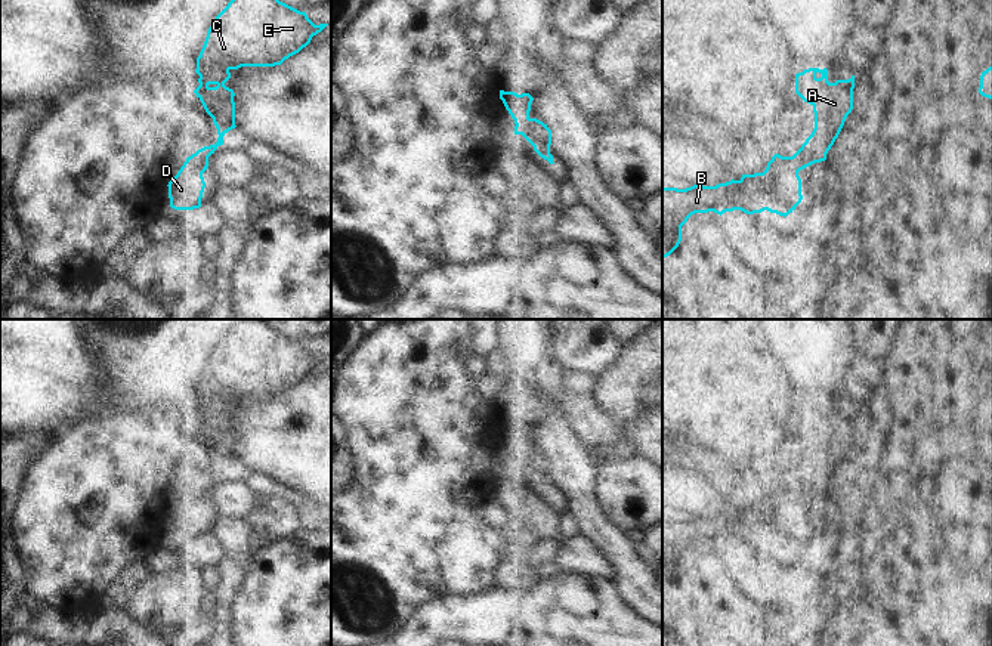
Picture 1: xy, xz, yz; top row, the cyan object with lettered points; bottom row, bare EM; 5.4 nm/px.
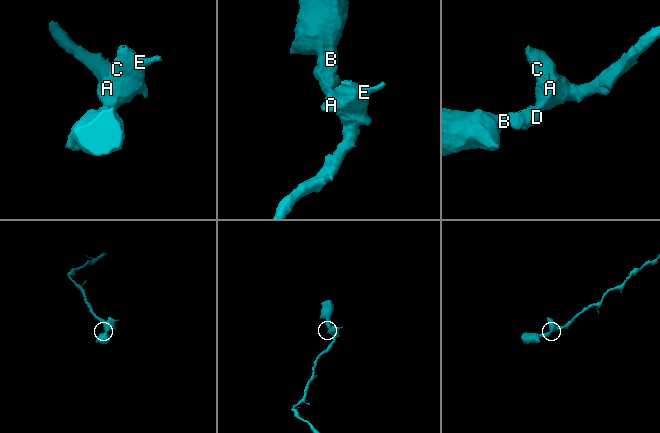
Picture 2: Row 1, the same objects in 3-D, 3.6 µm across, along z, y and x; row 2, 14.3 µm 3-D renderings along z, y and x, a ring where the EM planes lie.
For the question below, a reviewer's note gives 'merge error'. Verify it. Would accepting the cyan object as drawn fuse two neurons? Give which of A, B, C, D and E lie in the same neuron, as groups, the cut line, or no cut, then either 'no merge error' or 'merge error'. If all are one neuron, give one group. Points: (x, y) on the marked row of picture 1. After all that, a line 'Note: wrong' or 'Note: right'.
A B C D E; no cut; no merge error
Note: wrong

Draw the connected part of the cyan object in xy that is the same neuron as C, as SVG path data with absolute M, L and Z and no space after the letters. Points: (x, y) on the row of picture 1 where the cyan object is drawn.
M231 0L207 31L197 58L200 86L194 90L217 129L217 142L186 158L169 182L170 207L201 207L205 188L203 173L208 157L223 145L223 136L235 129L234 90L225 83L231 69L275 67L306 47L328 24L315 25L306 15L279 0Z

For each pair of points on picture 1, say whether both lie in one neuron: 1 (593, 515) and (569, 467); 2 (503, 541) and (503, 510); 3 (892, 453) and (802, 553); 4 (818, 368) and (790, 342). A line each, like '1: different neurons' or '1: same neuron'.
1: same neuron
2: different neurons
3: different neurons
4: same neuron

